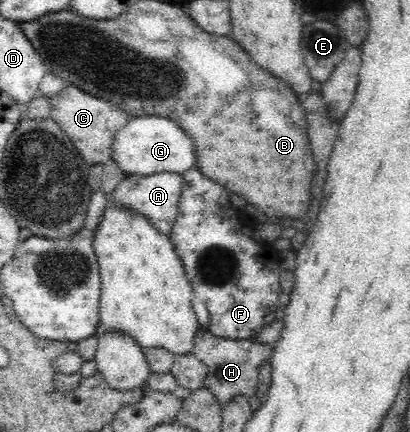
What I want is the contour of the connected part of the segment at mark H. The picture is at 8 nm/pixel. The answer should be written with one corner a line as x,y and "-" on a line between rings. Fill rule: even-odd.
198,329
193,339
191,351
208,366
208,377
204,387
208,387
218,399
220,405
224,405
238,395
250,397
256,395
258,387
258,367
268,361
272,355
274,344
256,343
251,339
238,340
215,337
214,335

